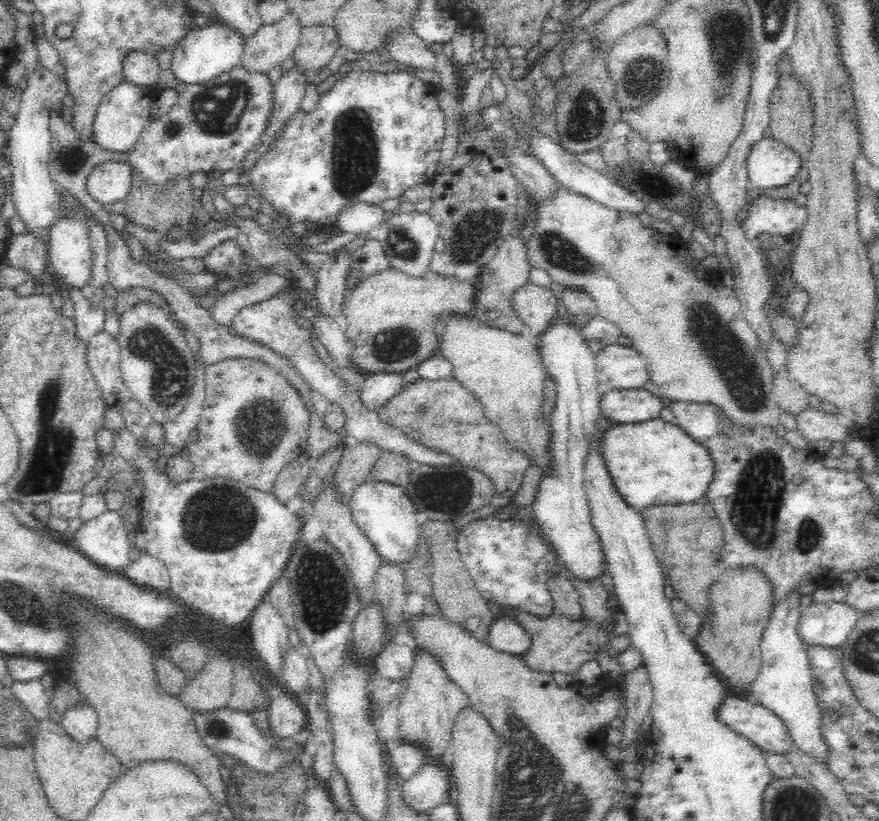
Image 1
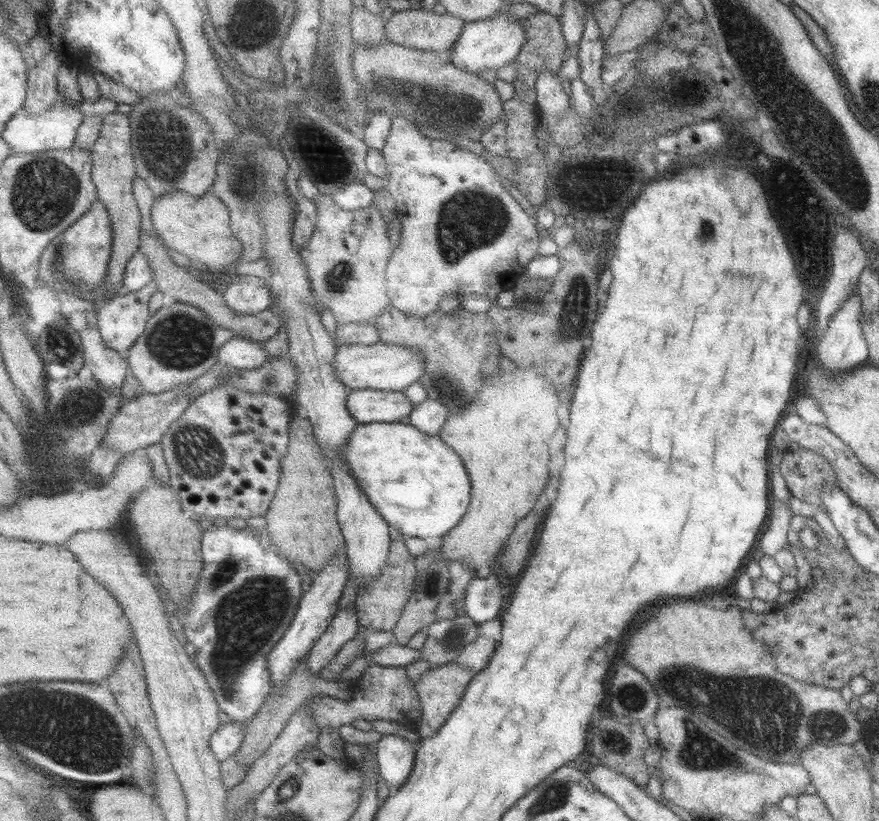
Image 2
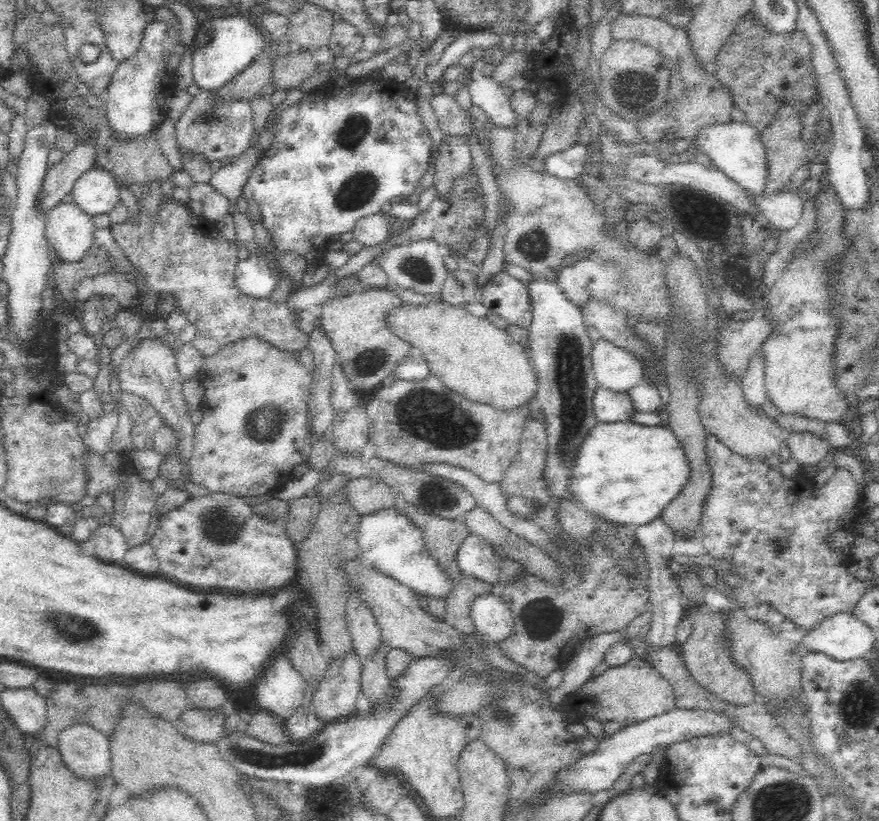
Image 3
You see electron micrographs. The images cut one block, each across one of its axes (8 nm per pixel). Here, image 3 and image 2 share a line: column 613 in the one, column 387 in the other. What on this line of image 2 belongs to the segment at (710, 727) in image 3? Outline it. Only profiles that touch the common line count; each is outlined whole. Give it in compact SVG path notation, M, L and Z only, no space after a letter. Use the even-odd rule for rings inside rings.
M385 734L378 745L377 760L381 777L391 787L401 789L415 771L421 741L409 741L403 736Z

